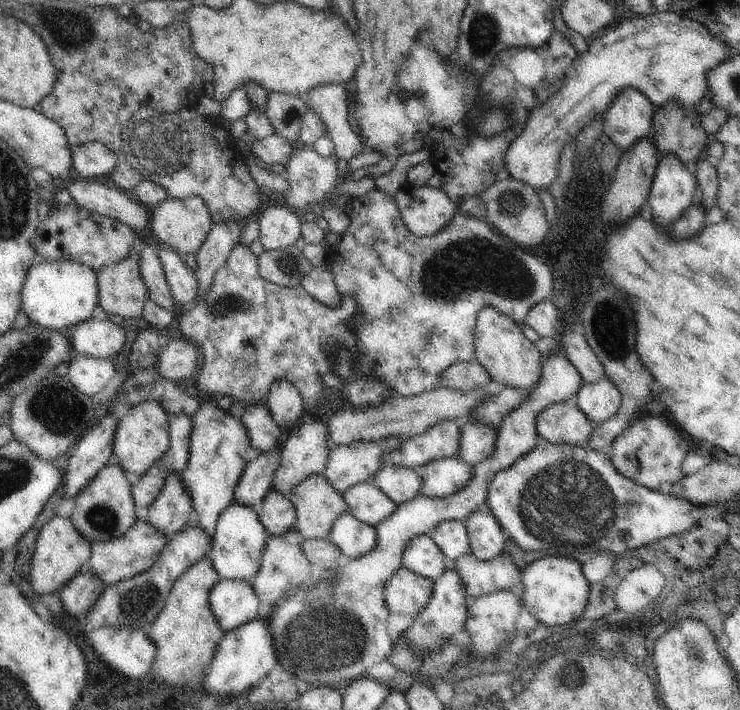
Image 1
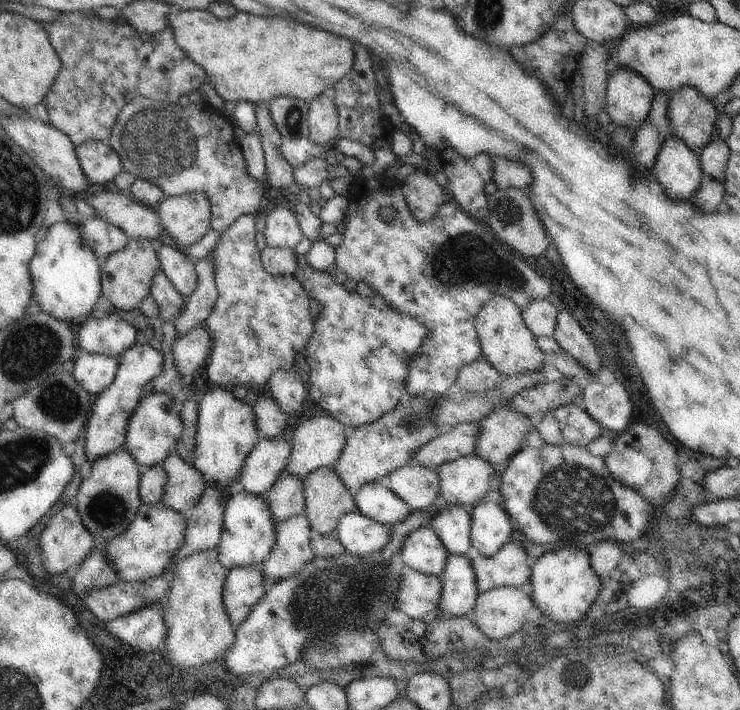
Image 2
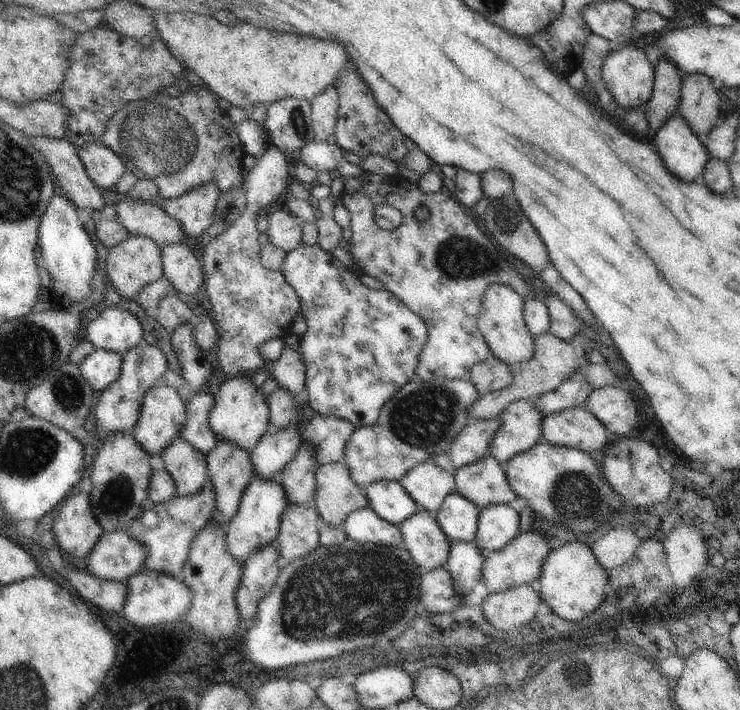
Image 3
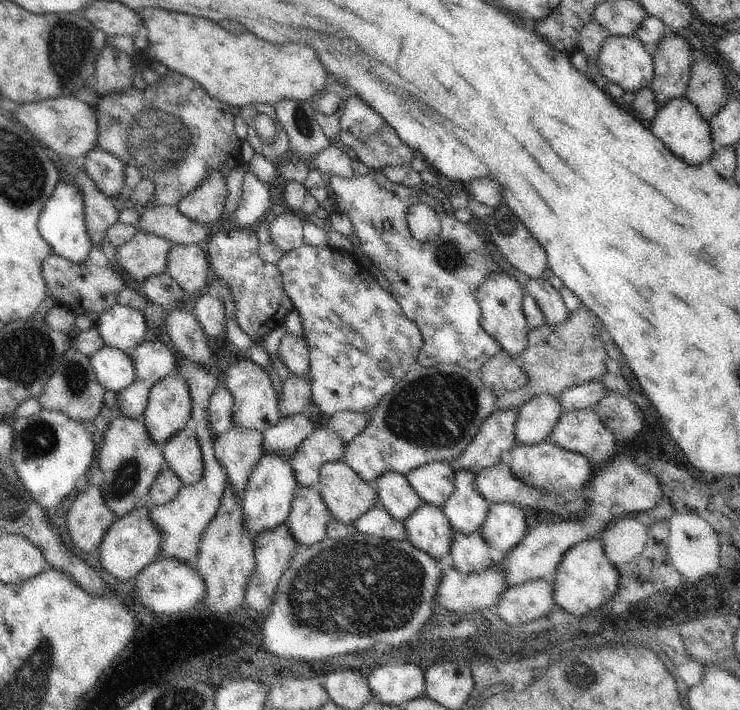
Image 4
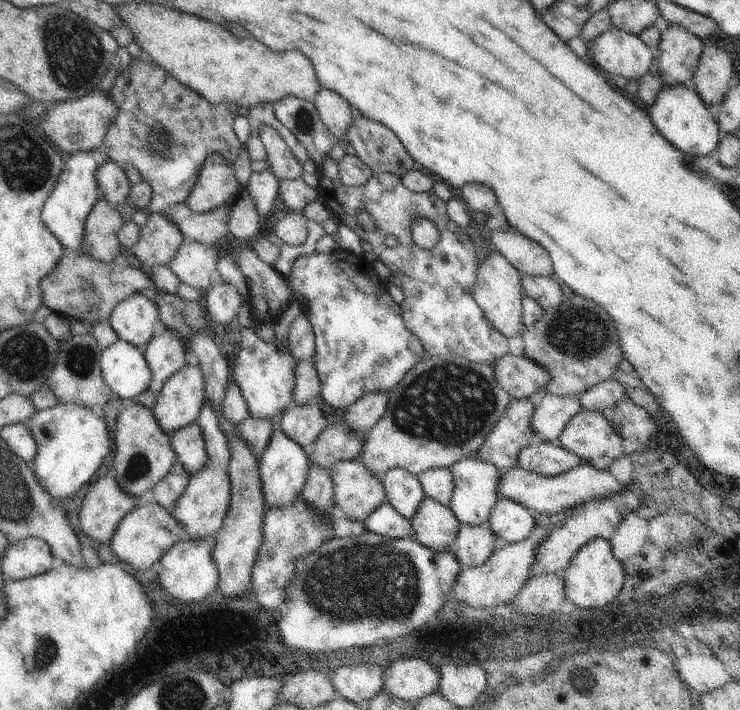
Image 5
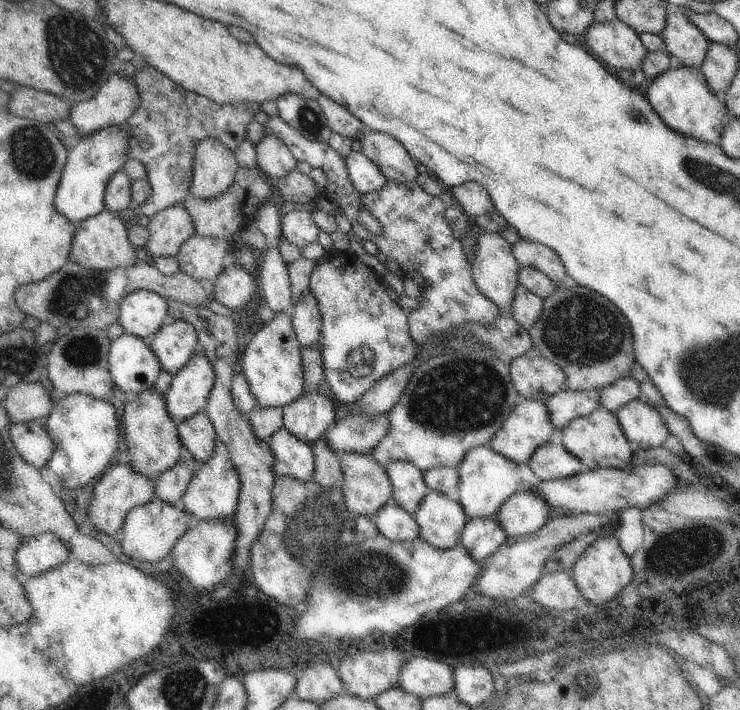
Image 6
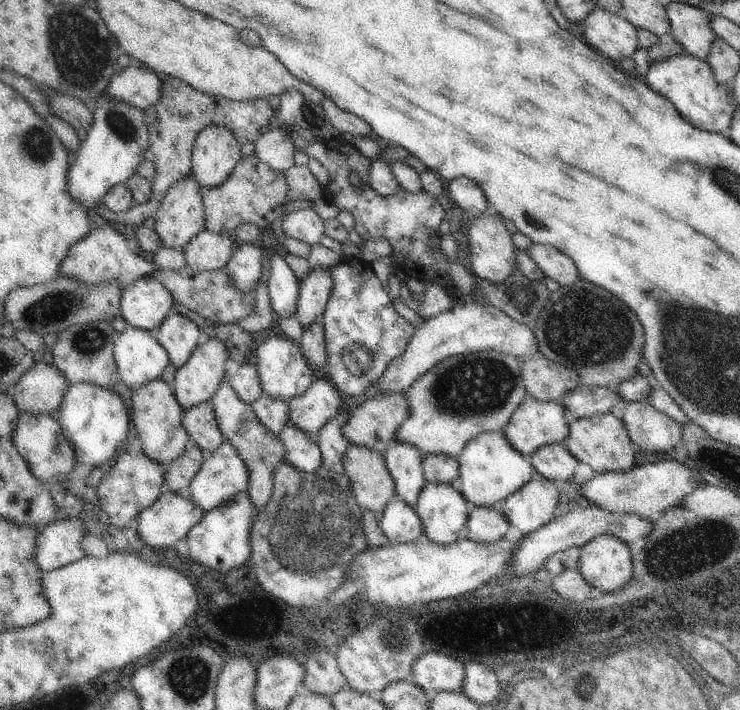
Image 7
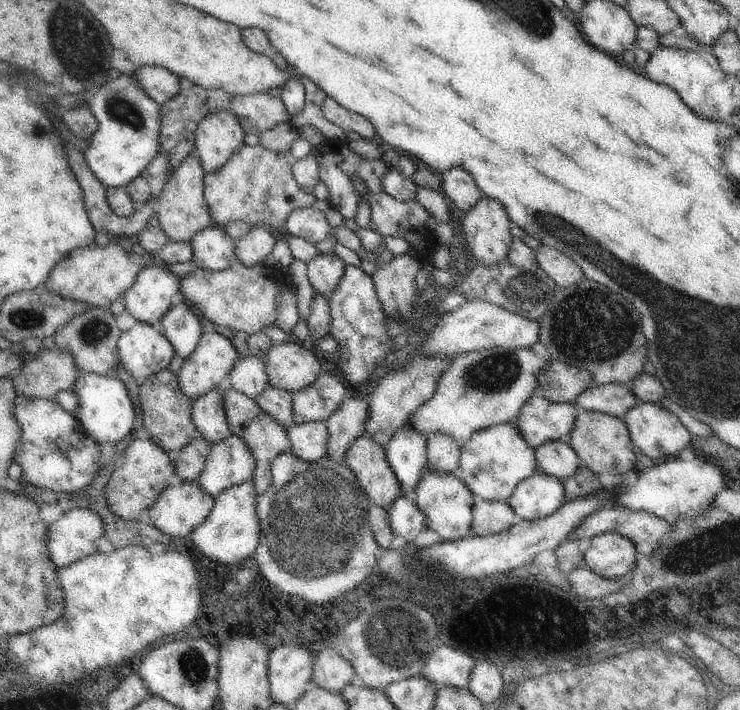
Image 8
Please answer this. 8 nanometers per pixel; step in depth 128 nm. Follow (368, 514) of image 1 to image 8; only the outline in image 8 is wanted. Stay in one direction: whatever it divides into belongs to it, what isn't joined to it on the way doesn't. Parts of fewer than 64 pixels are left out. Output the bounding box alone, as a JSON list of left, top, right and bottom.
[384,423,427,490]

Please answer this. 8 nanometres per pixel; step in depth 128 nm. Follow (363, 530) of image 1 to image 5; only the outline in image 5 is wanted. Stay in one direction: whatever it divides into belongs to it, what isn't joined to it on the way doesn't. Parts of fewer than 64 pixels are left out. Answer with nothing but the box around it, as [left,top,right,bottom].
[363,501,414,540]

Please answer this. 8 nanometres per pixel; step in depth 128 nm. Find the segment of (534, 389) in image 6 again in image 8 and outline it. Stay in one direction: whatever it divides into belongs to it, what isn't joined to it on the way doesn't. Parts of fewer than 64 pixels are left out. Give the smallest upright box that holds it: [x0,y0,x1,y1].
[534,361,592,403]

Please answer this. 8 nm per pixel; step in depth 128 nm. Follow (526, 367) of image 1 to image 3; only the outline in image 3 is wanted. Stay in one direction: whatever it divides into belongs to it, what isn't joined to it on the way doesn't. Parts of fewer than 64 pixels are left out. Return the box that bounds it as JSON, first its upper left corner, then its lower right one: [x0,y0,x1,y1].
[477,284,534,366]

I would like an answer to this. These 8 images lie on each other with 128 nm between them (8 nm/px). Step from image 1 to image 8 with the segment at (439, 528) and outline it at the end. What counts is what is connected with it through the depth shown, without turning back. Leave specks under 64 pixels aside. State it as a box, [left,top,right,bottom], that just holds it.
[454,419,538,501]

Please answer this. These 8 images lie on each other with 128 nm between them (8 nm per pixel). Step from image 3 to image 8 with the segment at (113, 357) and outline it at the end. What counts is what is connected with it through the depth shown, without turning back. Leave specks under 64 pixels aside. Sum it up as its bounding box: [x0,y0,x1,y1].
[117,321,176,385]

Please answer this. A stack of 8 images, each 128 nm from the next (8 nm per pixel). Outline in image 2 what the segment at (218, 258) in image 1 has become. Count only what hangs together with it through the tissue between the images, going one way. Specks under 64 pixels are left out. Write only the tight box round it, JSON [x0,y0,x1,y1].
[173,253,217,339]

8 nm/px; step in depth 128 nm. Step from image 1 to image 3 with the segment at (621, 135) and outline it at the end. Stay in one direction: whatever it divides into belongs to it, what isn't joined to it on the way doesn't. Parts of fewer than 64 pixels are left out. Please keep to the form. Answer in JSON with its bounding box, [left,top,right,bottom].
[601,43,655,110]

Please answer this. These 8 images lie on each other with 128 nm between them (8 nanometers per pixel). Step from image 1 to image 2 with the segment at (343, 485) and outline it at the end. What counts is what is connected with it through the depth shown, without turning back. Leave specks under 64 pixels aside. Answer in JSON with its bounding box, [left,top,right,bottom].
[334,393,445,495]

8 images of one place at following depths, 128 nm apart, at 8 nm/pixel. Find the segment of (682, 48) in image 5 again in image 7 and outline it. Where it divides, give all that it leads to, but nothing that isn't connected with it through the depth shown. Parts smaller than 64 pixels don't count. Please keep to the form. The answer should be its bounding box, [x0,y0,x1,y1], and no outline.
[666,2,717,60]

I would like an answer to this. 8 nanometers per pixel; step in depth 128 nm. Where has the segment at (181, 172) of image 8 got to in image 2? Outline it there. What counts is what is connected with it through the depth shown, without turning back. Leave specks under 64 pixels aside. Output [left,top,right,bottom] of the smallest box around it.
[101,237,161,310]

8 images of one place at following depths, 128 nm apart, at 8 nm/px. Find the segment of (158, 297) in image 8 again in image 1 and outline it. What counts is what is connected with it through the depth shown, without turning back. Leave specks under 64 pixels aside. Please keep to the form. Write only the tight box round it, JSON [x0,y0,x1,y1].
[70,319,126,359]

